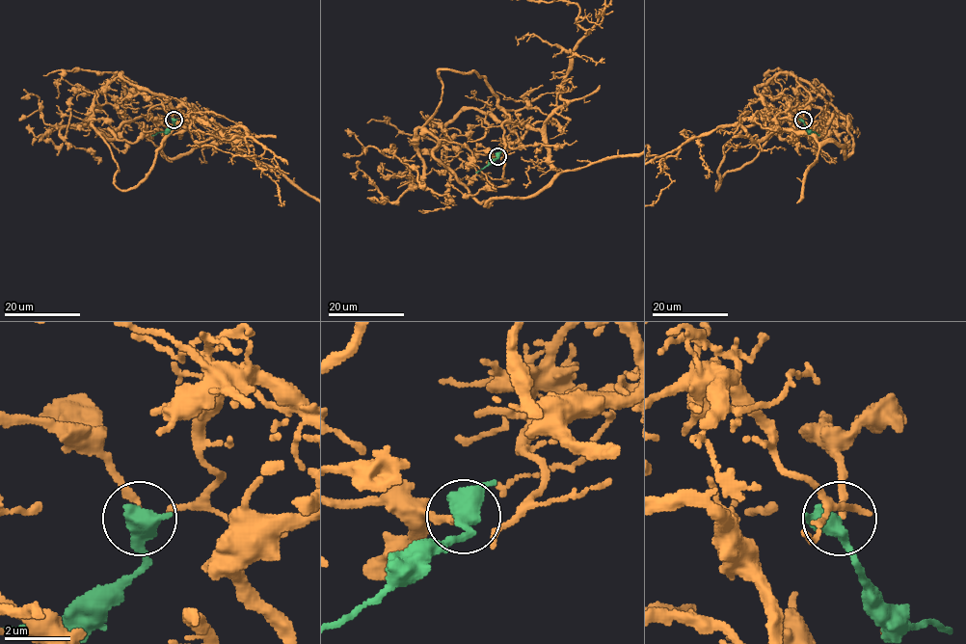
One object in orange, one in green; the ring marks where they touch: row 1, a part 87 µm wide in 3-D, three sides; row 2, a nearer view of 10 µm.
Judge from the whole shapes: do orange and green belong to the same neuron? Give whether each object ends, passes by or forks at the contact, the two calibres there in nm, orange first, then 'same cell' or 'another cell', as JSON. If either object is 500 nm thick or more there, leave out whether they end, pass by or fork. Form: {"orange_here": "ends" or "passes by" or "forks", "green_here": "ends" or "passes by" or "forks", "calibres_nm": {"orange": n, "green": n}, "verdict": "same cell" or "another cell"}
{"calibres_nm": {"orange": 140, "green": 550}, "verdict": "another cell"}

